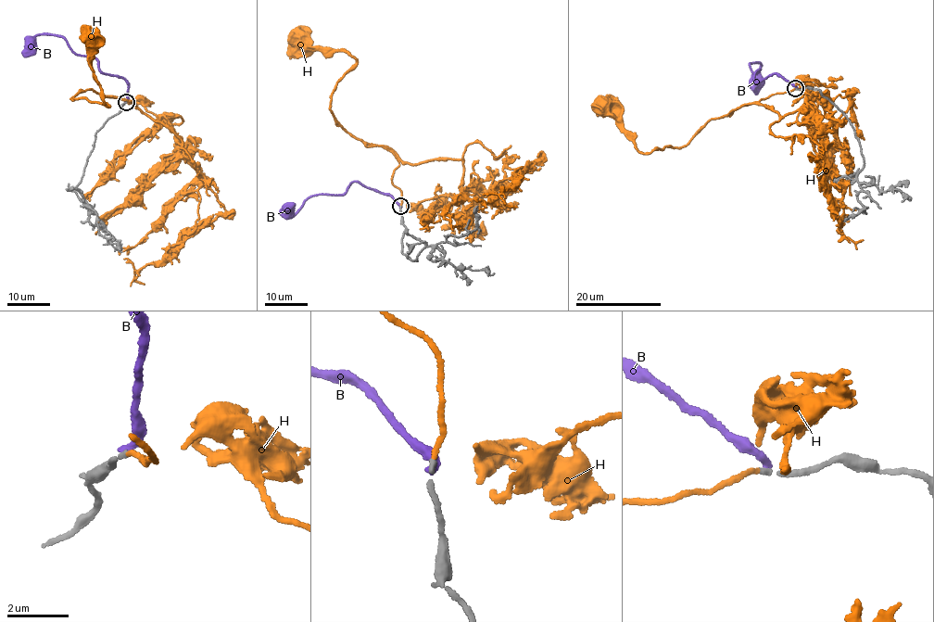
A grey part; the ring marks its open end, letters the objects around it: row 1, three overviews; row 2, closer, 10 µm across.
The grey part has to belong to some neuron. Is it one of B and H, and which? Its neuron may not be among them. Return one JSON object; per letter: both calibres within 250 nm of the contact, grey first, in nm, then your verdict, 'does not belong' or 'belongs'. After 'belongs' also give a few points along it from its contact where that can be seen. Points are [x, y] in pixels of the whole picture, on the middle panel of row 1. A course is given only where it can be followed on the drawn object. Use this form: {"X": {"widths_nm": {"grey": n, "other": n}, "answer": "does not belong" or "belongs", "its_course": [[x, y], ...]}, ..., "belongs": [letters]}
{"B": {"widths_nm": {"grey": 150, "other": 280}, "answer": "does not belong"}, "H": {"widths_nm": {"grey": 140, "other": 140}, "answer": "belongs", "its_course": [[400, 206], [391, 151], [345, 132], [330, 107], [355, 59], [301, 36]]}, "belongs": ["H"]}

